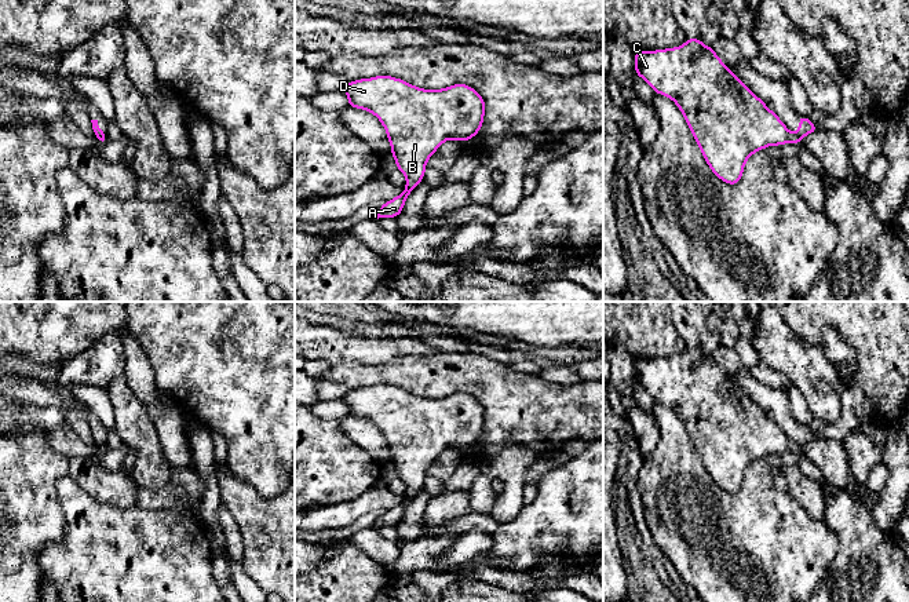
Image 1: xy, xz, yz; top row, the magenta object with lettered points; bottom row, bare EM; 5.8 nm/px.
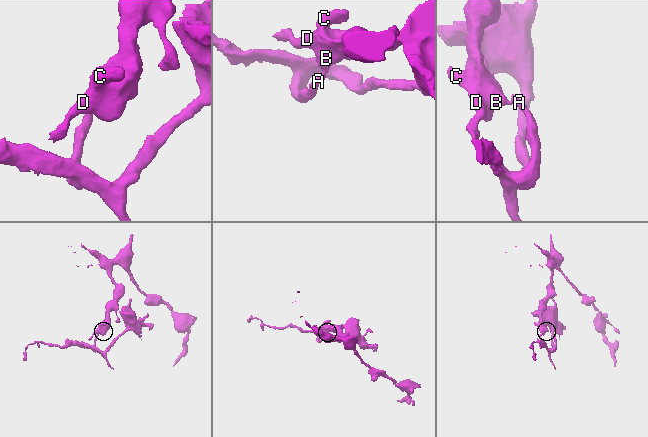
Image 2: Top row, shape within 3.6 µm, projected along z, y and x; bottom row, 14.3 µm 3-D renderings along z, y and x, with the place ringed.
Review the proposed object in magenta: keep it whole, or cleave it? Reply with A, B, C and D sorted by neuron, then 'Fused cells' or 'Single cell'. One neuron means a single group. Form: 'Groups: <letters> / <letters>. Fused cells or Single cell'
Groups: A / B C D. Fused cells

